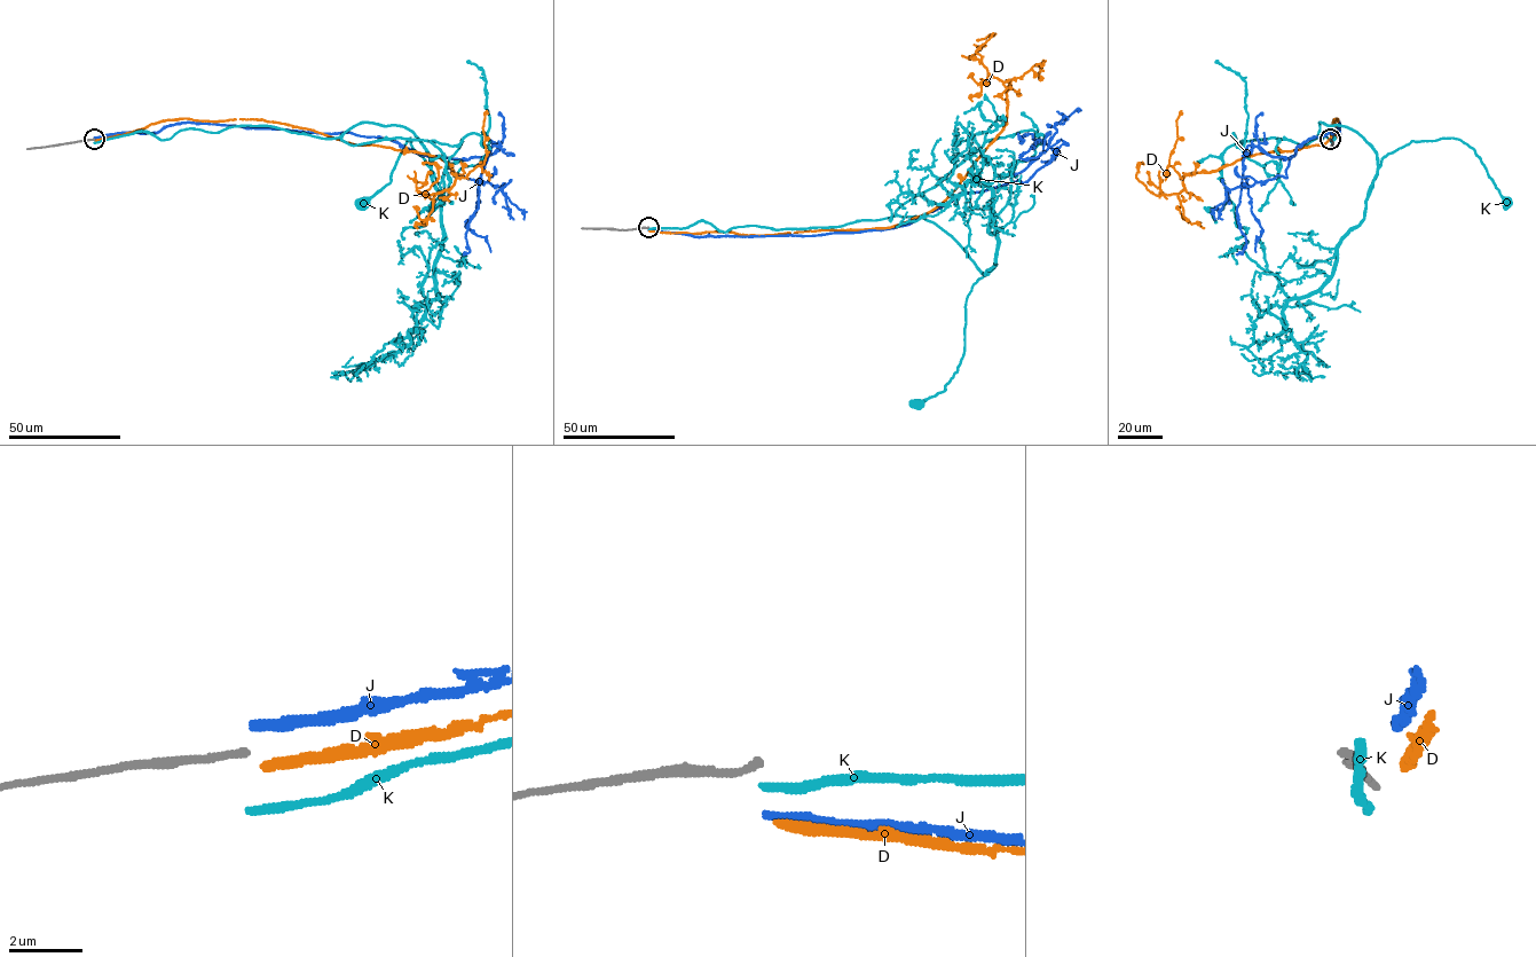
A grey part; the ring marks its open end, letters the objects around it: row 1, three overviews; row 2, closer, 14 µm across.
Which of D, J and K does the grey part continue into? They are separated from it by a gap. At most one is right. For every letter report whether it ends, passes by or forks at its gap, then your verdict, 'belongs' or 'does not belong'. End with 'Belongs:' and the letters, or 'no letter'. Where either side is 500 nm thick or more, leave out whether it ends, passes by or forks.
D: it ends; does not belong
J: it ends; does not belong
K: it ends; does not belong
Belongs: no letter

